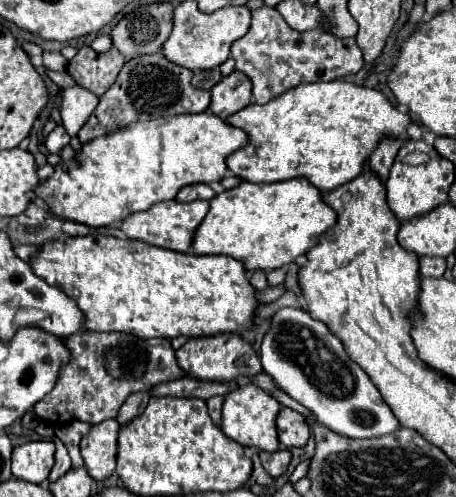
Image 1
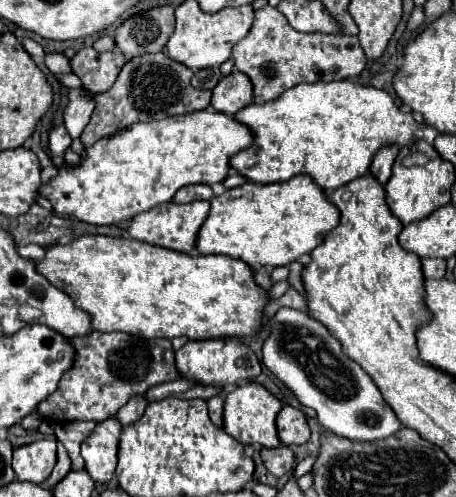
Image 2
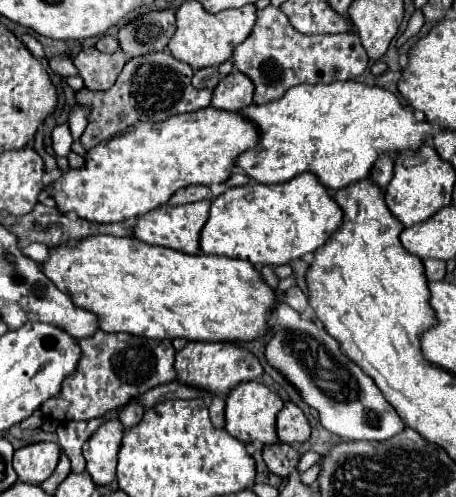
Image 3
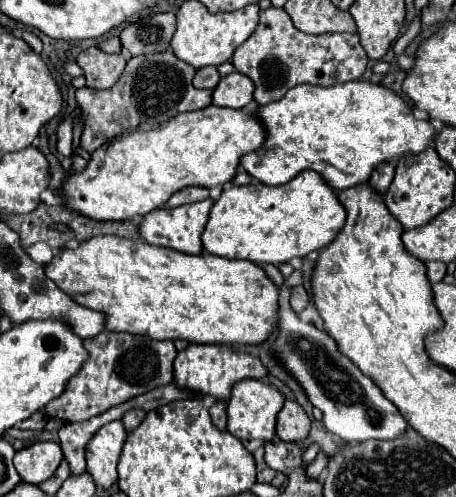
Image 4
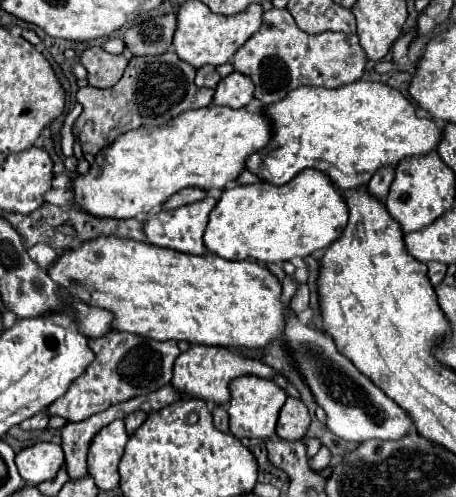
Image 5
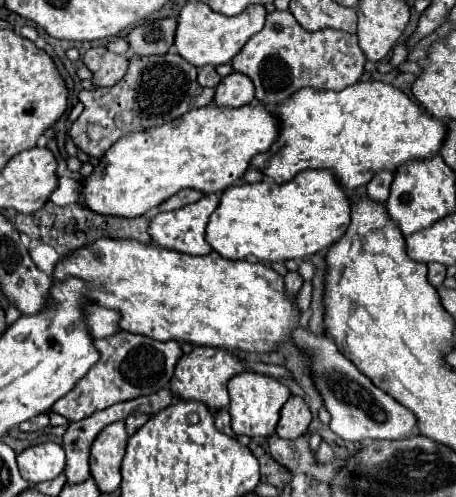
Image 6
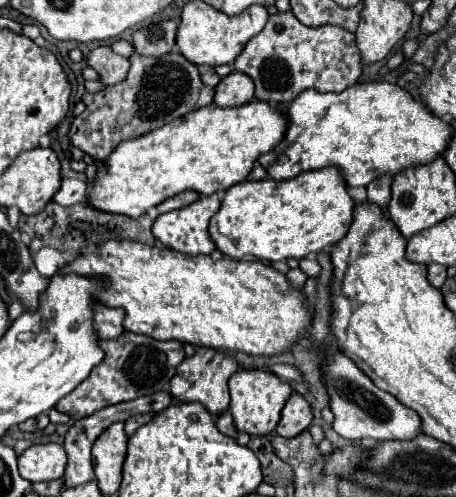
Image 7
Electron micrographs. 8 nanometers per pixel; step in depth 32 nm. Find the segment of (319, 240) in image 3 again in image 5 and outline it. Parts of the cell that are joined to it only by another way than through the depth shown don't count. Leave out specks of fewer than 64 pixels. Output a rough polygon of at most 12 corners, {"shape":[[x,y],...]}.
{"shape":[[324,172],[222,190],[204,244],[286,262],[328,248],[348,208]]}

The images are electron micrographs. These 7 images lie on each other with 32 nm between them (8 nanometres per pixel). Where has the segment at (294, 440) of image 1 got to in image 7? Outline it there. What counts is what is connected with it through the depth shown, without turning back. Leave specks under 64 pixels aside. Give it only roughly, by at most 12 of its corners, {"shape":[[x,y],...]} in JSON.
{"shape":[[292,394],[276,426],[278,436],[294,438],[312,424],[310,404]]}

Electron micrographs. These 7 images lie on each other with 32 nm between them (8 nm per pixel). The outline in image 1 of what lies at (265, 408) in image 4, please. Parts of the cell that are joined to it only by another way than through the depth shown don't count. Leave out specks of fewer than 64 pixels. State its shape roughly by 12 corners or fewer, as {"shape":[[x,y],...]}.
{"shape":[[254,384],[232,390],[220,430],[276,452],[278,400]]}

